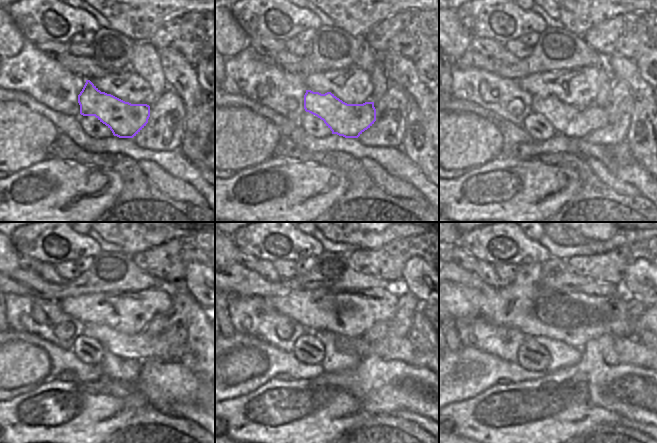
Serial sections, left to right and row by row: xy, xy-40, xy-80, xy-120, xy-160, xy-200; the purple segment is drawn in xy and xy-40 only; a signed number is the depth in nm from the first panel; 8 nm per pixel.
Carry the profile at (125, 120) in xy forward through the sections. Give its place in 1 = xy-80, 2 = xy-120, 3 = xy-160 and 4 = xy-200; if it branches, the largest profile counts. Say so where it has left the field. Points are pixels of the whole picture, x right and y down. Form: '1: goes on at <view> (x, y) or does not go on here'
1: goes on at xy-80 (567, 120)
2: goes on at xy-120 (141, 346)
3: goes on at xy-160 (390, 348)
4: goes on at xy-200 (628, 350)

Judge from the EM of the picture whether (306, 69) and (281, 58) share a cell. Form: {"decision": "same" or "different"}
{"decision": "same"}

